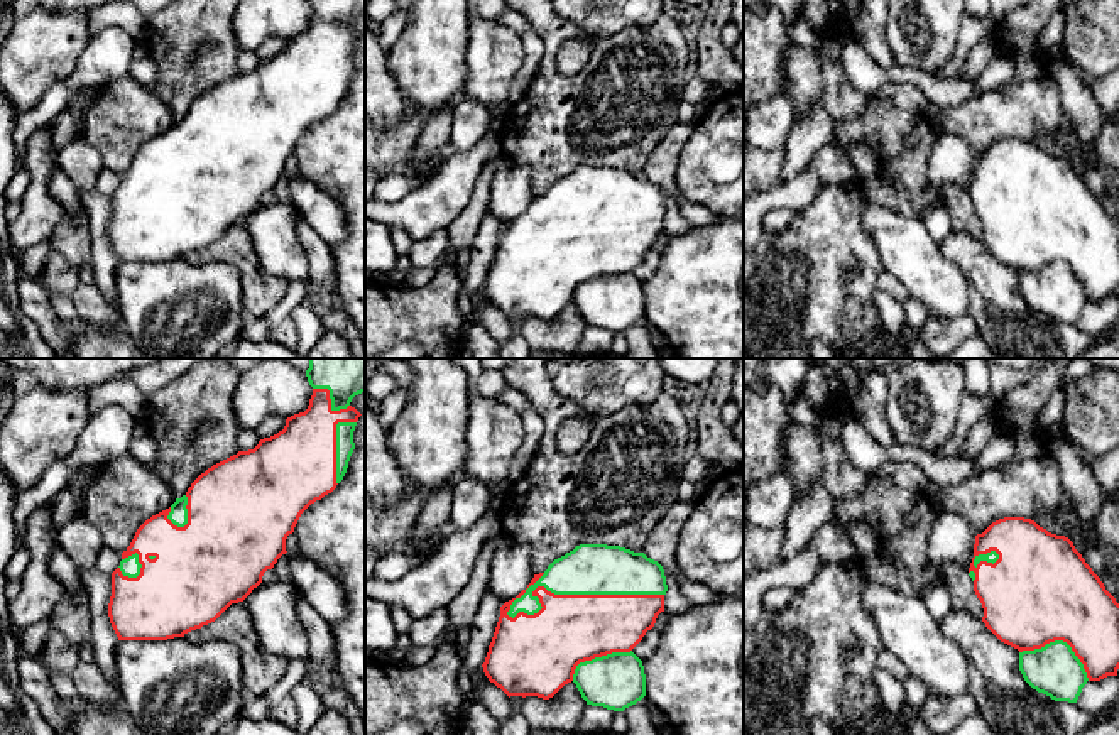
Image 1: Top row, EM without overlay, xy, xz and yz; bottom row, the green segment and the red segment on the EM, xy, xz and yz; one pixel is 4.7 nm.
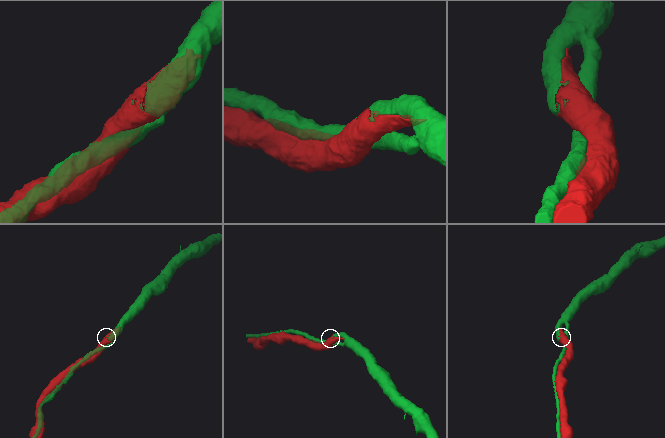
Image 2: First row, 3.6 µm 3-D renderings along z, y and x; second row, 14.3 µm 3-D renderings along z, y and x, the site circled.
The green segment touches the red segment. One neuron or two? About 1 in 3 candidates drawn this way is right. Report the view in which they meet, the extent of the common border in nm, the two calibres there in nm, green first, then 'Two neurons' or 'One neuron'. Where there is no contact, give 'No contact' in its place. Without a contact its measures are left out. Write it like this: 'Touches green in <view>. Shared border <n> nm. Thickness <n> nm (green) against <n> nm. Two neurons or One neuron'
Touches green in xz. Shared border 750 nm. Thickness 240 nm (green) against 340 nm. One neuron

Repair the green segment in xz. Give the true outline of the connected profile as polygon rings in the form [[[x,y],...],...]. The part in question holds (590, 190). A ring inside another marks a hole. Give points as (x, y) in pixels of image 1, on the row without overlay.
[[[580,166],[500,228],[483,294],[509,319],[549,321],[573,302],[587,326],[624,333],[646,318],[644,287],[632,270],[664,233],[666,213],[663,188],[644,174]]]

